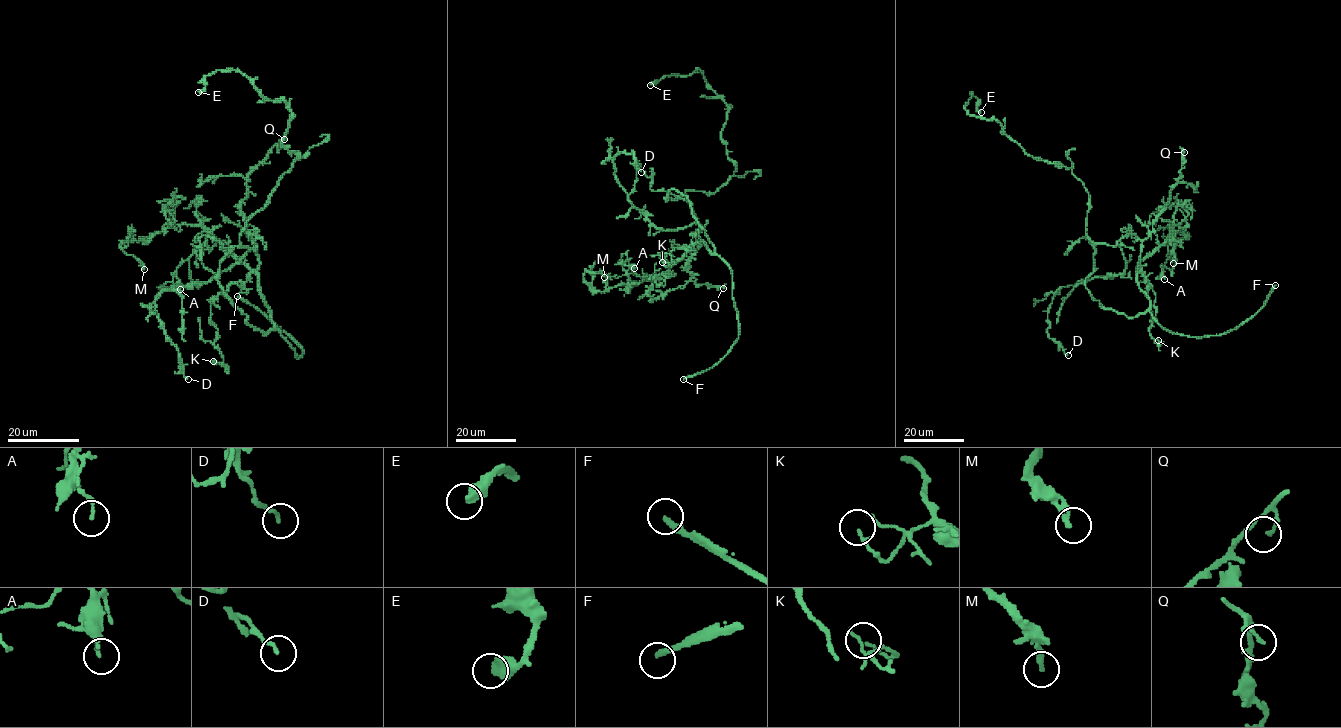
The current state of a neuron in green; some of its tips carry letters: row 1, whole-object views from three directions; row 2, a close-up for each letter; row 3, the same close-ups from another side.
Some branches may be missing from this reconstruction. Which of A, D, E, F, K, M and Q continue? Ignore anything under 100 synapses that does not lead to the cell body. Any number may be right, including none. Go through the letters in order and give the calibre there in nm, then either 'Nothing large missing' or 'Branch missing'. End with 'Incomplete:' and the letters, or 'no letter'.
A: Thickness 140 nm. Nothing large missing
D: Thickness 150 nm. Nothing large missing
E: Thickness 500 nm. Nothing large missing
F: Thickness 240 nm. Branch missing
K: Thickness 130 nm. Nothing large missing
M: Thickness 200 nm. Nothing large missing
Q: Thickness 130 nm. Nothing large missing
Incomplete: F

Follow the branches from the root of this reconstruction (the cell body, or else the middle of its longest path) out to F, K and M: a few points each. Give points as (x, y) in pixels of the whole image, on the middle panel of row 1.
F: (667, 198), (671, 189), (687, 198), (715, 253), (729, 267), (739, 320), (738, 338), (727, 354), (683, 379)
K: (667, 198), (687, 198), (714, 252), (700, 241), (662, 262)
M: (667, 198), (671, 189), (687, 198), (714, 252), (697, 242), (658, 277), (601, 292), (583, 274), (604, 277)

